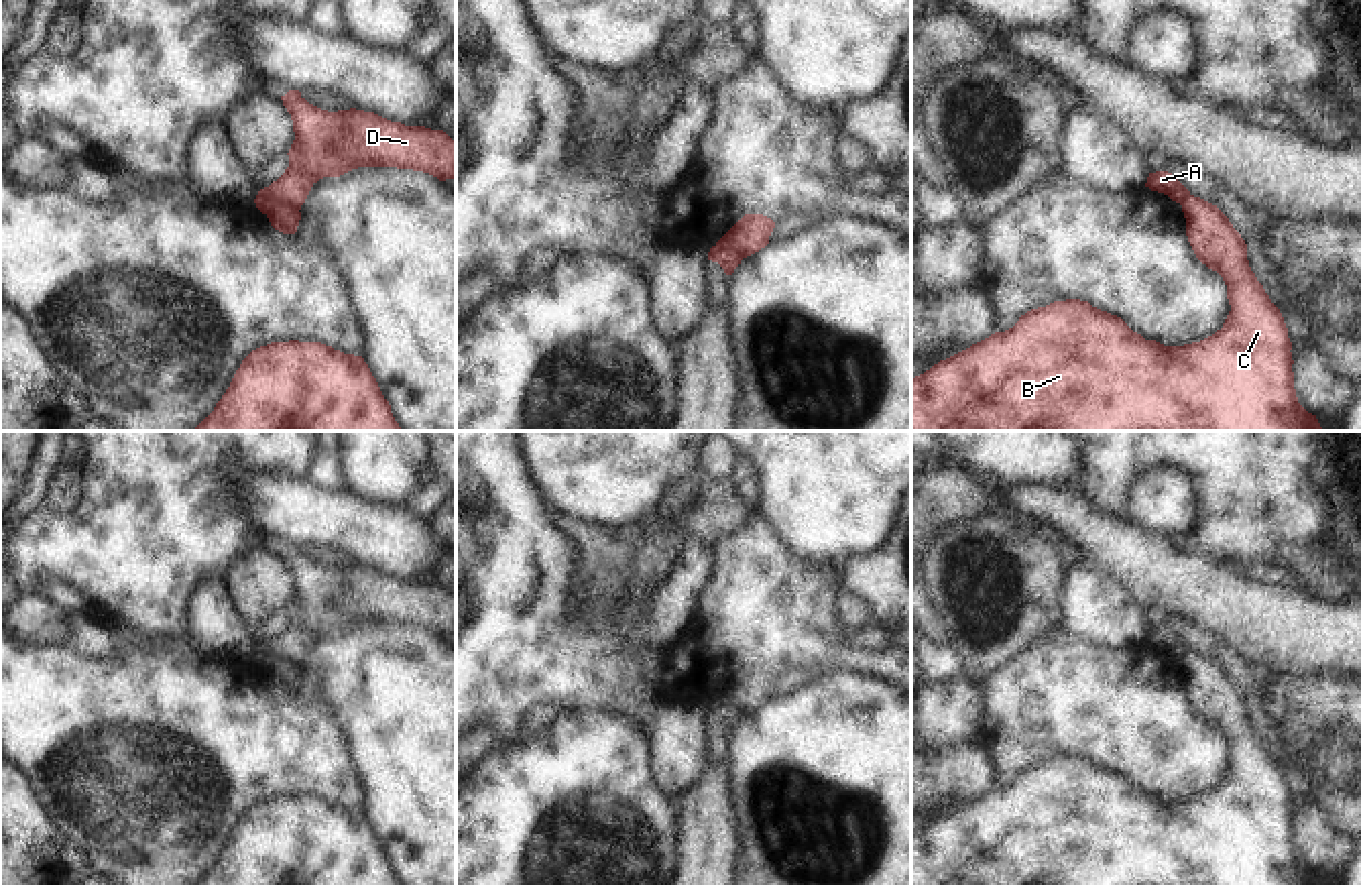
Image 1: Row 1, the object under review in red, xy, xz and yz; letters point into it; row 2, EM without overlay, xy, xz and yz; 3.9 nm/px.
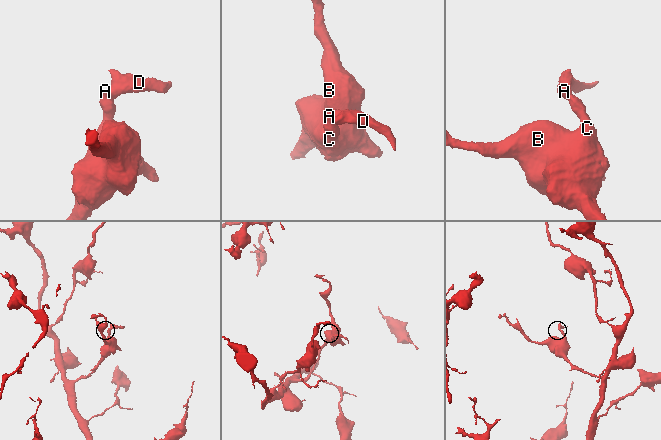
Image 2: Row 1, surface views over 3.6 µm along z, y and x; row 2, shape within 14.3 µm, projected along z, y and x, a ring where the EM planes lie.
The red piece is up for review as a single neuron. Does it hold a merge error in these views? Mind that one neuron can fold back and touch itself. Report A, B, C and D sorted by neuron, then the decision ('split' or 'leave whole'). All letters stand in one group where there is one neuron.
A D / B C; split

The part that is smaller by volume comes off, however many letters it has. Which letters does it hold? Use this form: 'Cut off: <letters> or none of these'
Cut off: A, D.

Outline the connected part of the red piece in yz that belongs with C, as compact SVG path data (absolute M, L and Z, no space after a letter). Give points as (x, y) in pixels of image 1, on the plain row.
M1186 651L1182 667L1196 714L1227 741L1231 767L1221 785L1200 797L1164 802L1088 757L1054 757L911 834L911 887L1322 887L1298 859L1288 783L1249 722L1245 696L1200 653Z

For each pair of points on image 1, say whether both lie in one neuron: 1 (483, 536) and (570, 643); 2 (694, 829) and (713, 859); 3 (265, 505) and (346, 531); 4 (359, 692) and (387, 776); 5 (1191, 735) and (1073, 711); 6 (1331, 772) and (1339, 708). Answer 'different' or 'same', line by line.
1: same
2: same
3: same
4: same
5: same
6: different

